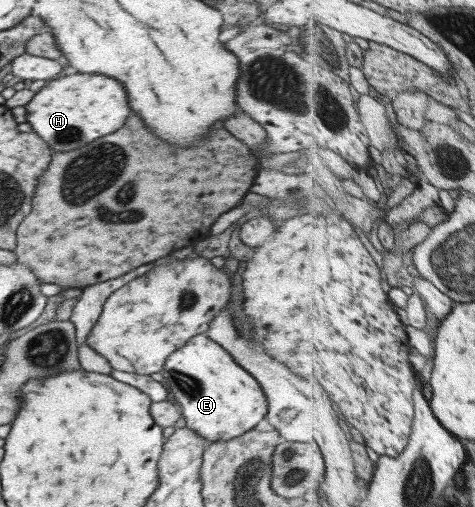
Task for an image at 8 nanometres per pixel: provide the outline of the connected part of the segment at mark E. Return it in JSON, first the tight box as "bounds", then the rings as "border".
{"bounds":[160,333,266,444],"border":[[[204,333],[192,336],[181,348],[167,356],[160,374],[163,376],[161,382],[168,389],[168,393],[173,396],[176,404],[181,407],[185,427],[194,430],[206,441],[206,444],[241,436],[244,432],[251,430],[266,415],[266,398],[259,383],[248,372],[245,372],[223,347],[207,338]]]}

